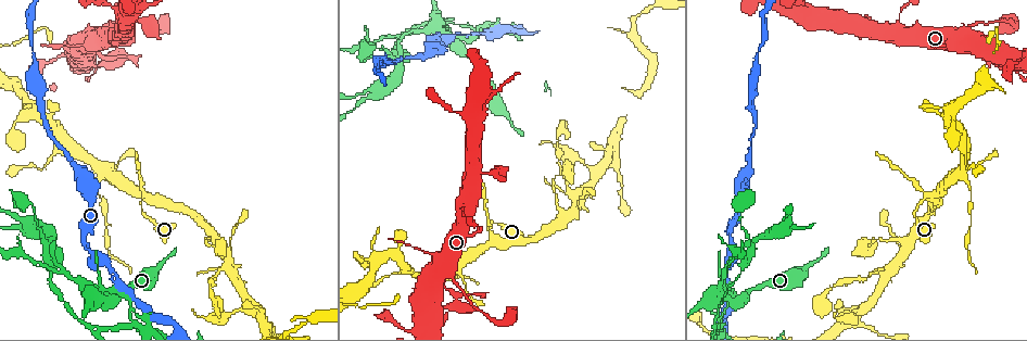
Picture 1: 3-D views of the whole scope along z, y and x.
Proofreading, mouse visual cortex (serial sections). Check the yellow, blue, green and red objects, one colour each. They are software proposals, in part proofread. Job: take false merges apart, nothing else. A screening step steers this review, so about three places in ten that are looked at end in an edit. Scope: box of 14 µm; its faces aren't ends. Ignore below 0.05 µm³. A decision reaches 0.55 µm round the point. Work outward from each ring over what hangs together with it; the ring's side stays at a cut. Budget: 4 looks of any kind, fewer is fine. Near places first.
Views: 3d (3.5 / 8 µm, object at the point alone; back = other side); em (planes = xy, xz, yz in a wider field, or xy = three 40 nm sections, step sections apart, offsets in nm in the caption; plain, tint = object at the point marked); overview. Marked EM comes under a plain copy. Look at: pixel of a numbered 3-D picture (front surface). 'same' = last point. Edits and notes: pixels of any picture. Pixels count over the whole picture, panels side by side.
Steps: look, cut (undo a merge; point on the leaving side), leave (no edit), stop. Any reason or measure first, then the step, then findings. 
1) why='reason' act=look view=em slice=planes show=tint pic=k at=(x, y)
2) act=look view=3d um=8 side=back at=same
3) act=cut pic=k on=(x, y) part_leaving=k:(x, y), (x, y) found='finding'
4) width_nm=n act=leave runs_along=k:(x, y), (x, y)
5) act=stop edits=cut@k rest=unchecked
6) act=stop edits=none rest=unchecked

why='a fork' act=look view=3d um=3.5 pic=1 at=(177, 324)

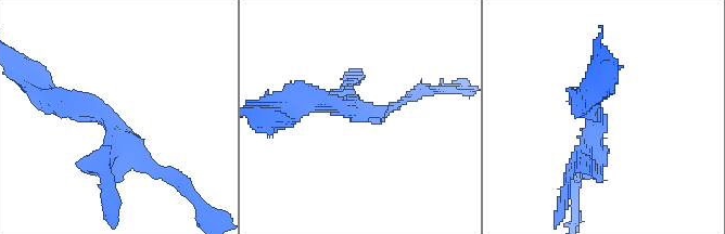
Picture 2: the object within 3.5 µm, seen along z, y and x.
arms=3 arm_widths_nm=150,200,300 why='shape alone is not enough' act=look view=em slice=xy step=2 show=tint pic=2 at=(598, 122)

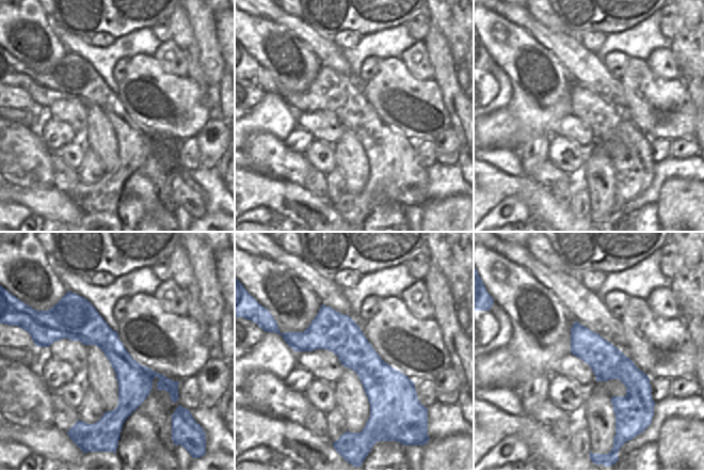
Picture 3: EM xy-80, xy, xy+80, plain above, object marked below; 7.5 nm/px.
act=leave runs_along=3:(46, 342), (94, 331), (175, 387) found='continuous, no second cell'

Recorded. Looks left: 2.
why='narrows sharply' act=look view=3d um=3.5 pic=1 at=(971, 198)

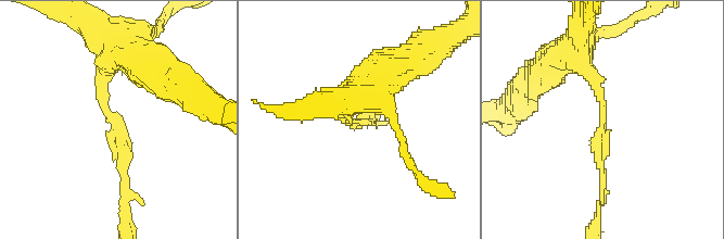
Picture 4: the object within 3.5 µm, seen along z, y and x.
arm_widths_nm=100,200 why='need the tissue' act=look view=em slice=planes show=tint pic=4 at=(357, 123)

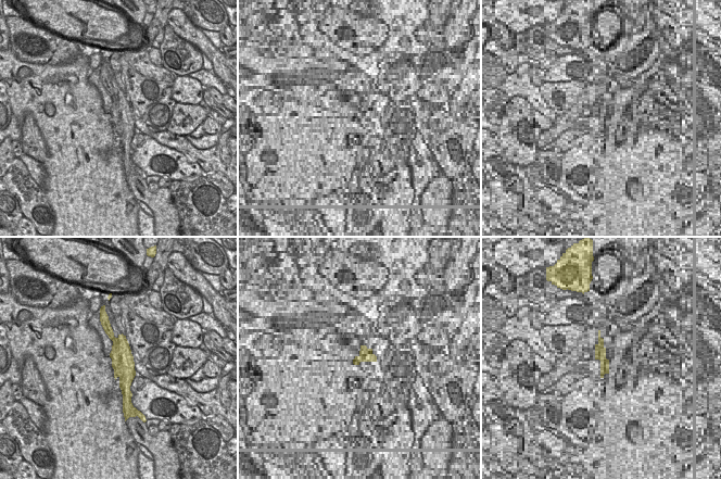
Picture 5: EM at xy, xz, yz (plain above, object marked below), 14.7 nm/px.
act=leave found='one cell here'

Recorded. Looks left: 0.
act=stop edits=none rest=unchecked

